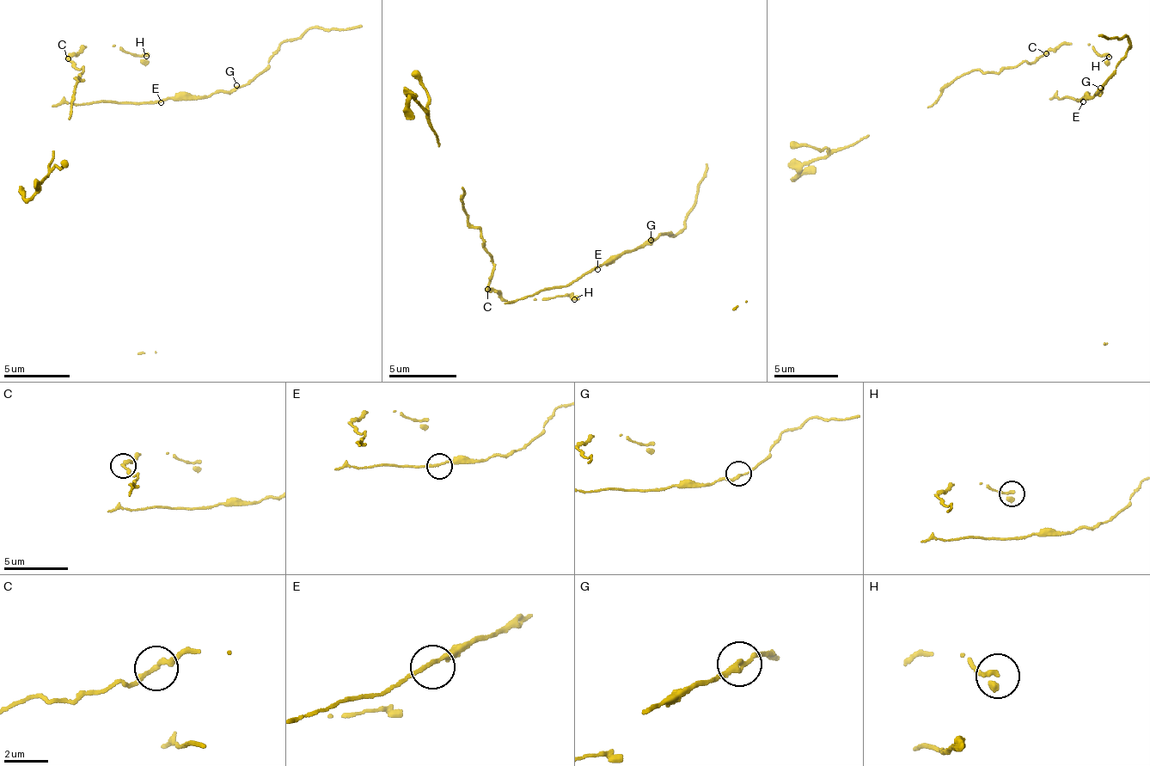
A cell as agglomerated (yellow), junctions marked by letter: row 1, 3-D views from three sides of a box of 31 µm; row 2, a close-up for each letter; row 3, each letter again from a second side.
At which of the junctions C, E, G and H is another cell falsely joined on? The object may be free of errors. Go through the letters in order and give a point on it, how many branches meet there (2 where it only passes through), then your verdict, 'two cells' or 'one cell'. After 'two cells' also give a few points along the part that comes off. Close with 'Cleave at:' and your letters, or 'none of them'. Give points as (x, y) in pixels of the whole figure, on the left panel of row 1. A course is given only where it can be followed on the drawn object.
C: (68, 58) | 2 | one cell
E: (161, 102) | 2 | one cell
G: (236, 85) | 2 | one cell
H: (146, 56) | 1 | one cell
Cleave at: none of them

